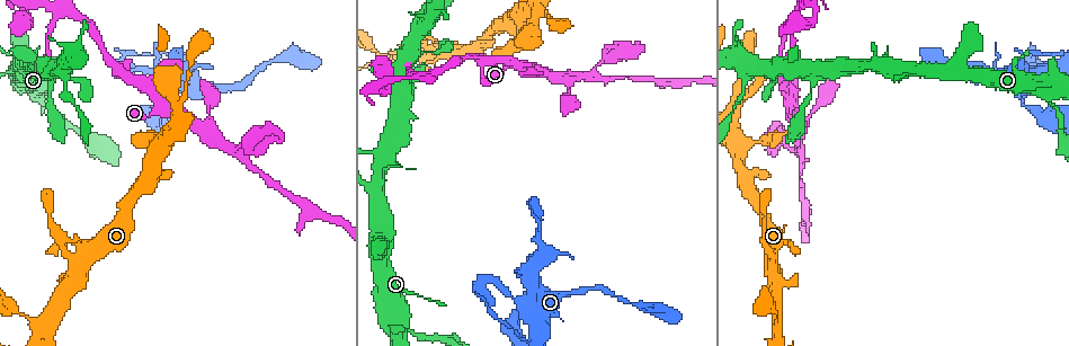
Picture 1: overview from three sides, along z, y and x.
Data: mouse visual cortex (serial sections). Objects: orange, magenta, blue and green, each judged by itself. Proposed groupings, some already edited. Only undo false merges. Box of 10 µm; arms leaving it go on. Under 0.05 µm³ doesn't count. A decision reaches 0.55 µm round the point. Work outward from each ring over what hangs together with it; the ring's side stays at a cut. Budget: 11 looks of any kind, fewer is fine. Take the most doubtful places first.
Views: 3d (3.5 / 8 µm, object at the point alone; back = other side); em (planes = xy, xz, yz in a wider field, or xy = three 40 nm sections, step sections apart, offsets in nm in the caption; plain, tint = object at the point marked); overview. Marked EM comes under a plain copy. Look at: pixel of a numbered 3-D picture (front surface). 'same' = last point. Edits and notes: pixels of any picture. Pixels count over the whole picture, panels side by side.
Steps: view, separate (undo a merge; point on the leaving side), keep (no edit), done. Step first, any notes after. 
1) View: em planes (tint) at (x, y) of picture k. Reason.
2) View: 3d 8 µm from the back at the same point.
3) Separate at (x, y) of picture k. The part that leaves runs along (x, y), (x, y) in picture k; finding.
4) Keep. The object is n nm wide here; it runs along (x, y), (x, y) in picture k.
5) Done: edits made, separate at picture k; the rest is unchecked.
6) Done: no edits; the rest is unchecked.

View: 3d 3.5 µm at (775, 261) of picture 1. Three-way junction.

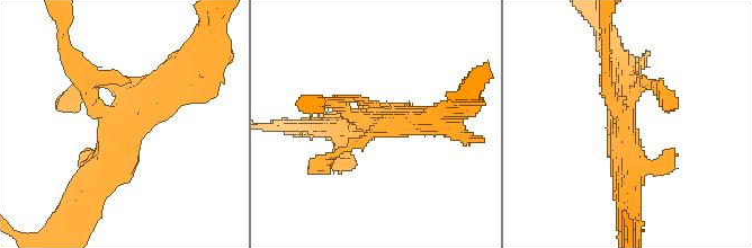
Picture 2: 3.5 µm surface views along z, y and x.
View: em xy step 1 (tint) at (621, 125) of picture 2. 3 arms meet here; the arms are 200, 350, 400 nm wide.

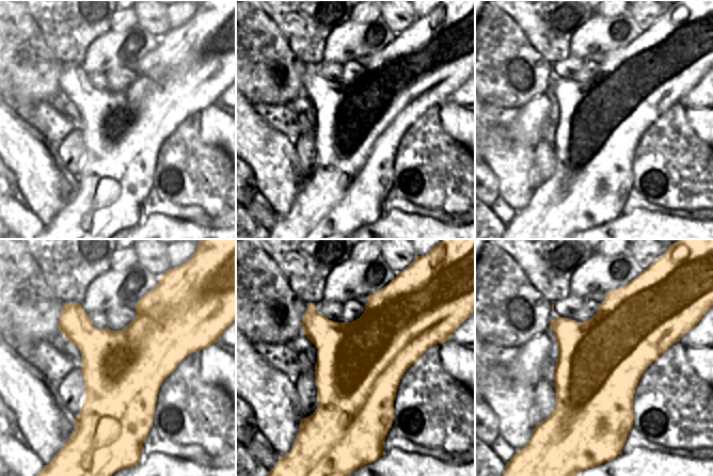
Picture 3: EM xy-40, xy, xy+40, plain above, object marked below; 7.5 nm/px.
Keep. It runs along (195, 71), (140, 116), (84, 188) in picture 2; continuous, no second cell.

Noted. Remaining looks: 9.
View: 3d 3.5 µm at (45, 326) of picture 1. Side arm on a straight run.

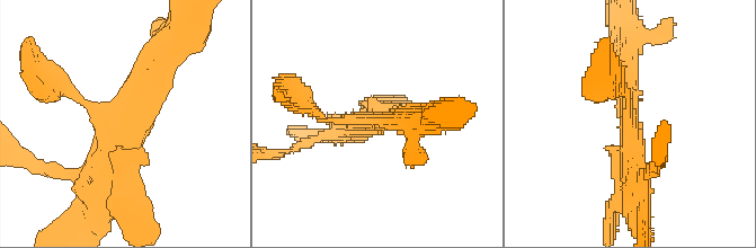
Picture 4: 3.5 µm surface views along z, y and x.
View: em xy step 3 (tint) at (129, 117) of picture 4. 3 arms meet here; the arms are 100, 350, 400 nm wide.

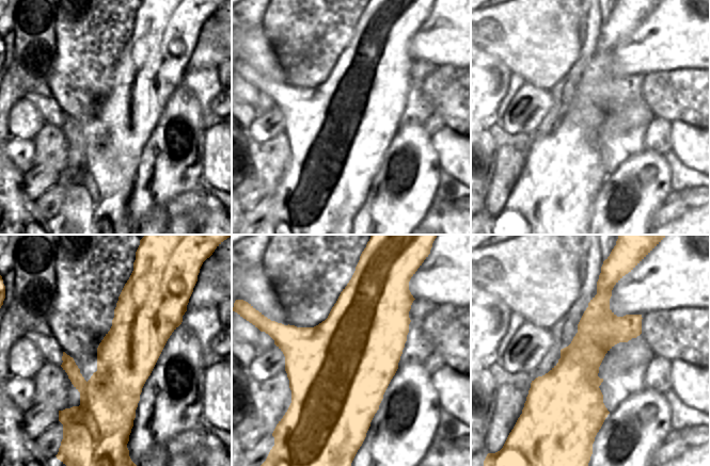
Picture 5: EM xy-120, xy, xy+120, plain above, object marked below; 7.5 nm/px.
Keep. It runs along (163, 51), (112, 162), (90, 176) in picture 4; all the same cell.

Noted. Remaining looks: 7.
View: 3d 8 µm at (790, 111) of picture 1. Sudden change in width.

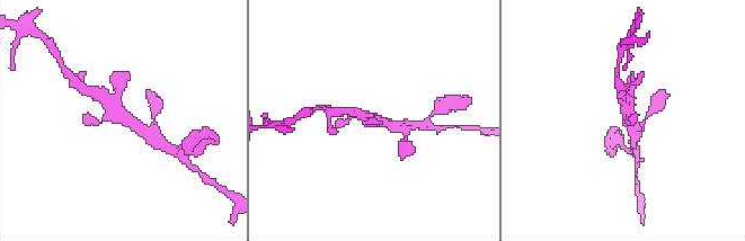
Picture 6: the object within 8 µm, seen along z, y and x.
View: 3d 3.5 µm at the same point.

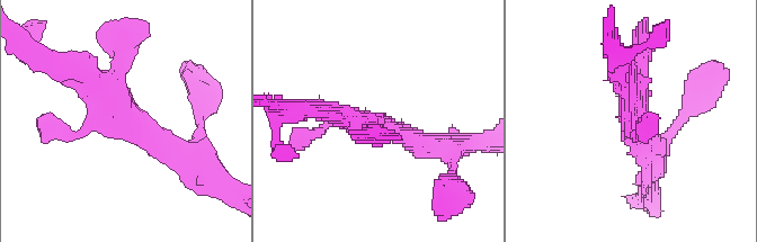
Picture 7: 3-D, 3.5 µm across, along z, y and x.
View: em xy step 1 (tint) at (636, 118) of picture 7.

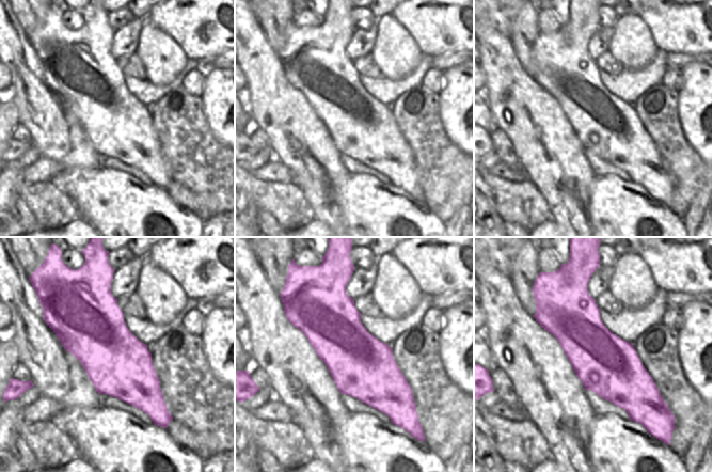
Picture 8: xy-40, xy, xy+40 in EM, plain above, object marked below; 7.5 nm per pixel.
Keep. It runs along (73, 133), (108, 105), (190, 158) in picture 7; one cell here.

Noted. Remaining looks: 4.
View: 3d 8 µm from the back at (612, 54) of picture 1. Calibre changes.

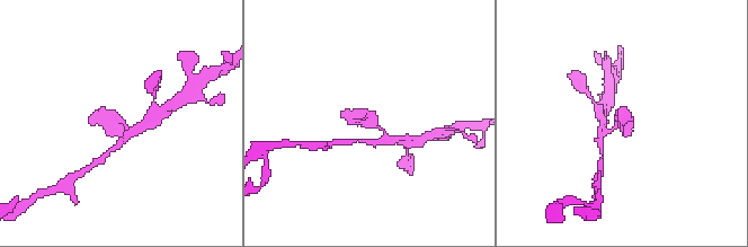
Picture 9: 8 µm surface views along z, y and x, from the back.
View: 3d 3.5 µm from the back at the same point.

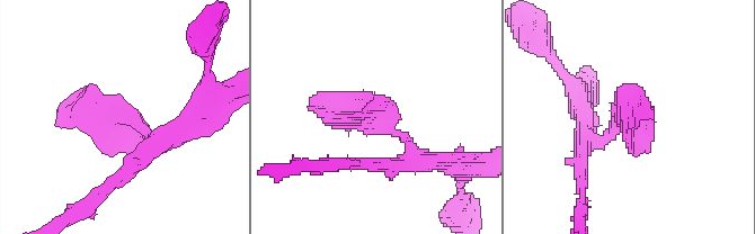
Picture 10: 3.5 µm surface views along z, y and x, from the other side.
View: em xy step 1 (tint) at (375, 120) of picture 10.

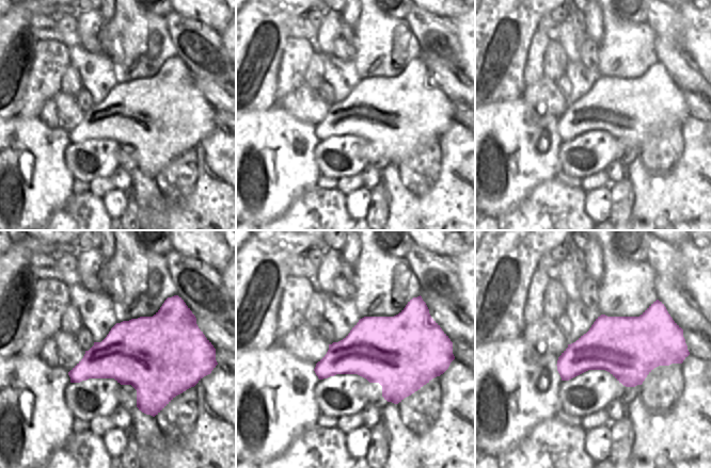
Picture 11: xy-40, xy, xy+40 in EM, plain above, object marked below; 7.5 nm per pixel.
Keep. The object is 500 nm wide here; it runs along (424, 162), (379, 122), (310, 107) in picture 10; continuous, no second cell.

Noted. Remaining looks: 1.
Done: no edits; the rest is unchecked.

